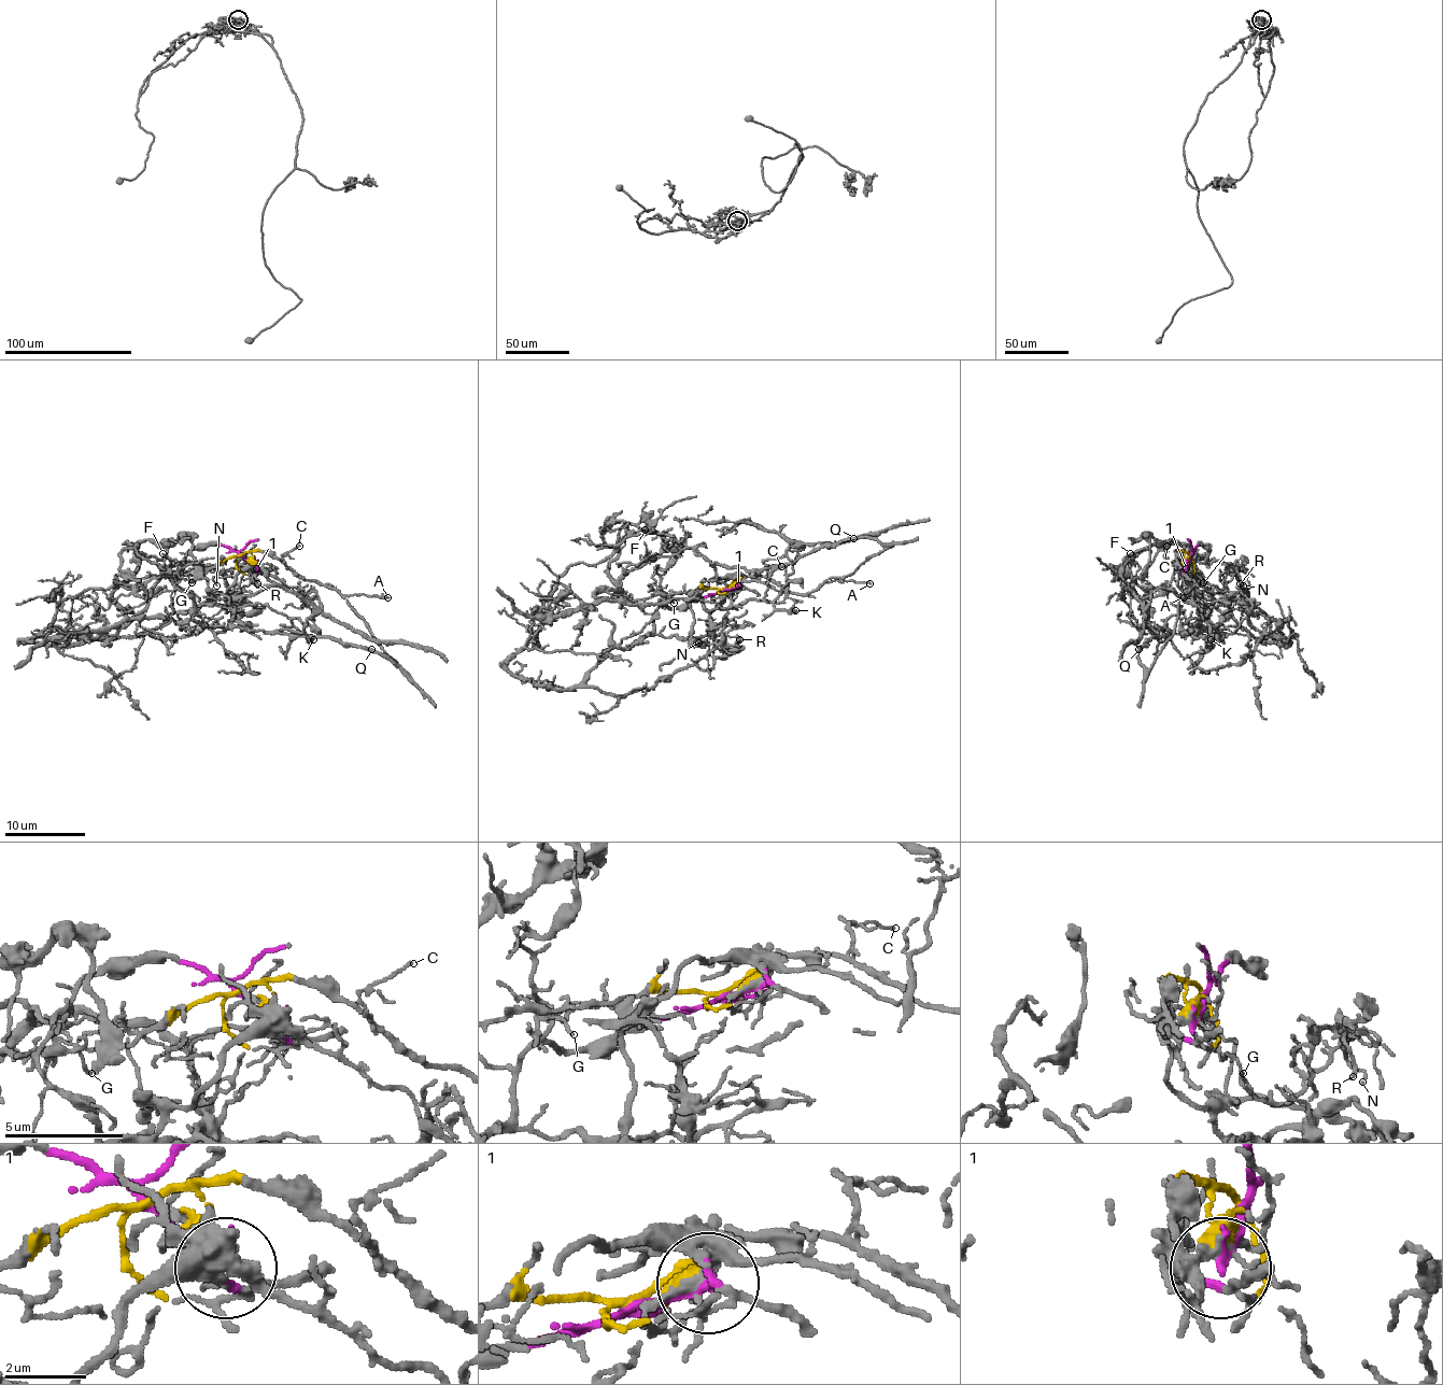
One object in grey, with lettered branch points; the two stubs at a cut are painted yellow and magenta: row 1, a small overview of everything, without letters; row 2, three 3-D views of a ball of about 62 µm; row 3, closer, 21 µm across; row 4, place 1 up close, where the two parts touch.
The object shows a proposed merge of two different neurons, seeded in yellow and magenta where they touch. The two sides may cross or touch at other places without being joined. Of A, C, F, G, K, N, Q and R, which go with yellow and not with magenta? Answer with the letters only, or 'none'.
A, C, Q

